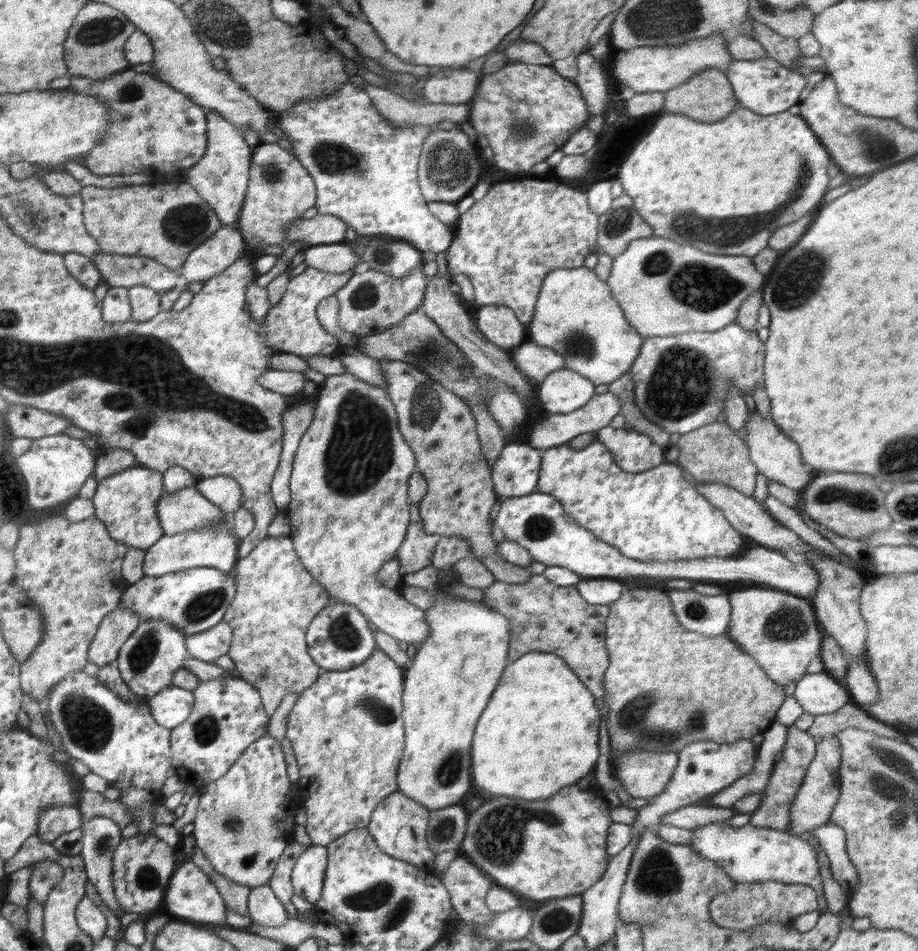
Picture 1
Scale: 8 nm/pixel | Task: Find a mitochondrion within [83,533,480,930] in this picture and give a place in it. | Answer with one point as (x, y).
(202, 605)

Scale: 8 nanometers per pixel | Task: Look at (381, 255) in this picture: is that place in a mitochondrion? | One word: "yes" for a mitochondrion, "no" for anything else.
yes

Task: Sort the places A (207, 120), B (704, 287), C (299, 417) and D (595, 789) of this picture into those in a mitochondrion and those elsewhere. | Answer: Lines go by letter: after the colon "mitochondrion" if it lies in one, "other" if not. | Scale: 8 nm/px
A: other
B: mitochondrion
C: mitochondrion
D: other

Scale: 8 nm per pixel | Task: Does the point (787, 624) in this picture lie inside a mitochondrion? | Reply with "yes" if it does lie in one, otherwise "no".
yes

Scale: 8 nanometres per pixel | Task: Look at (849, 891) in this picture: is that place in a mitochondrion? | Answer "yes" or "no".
no

